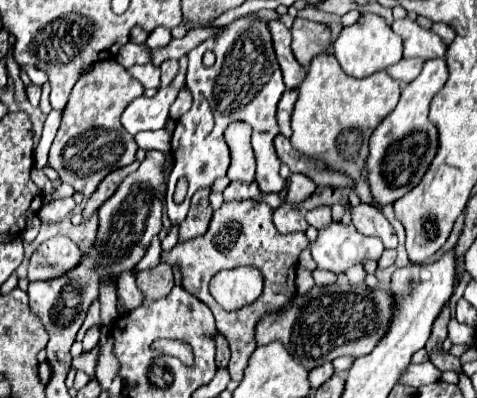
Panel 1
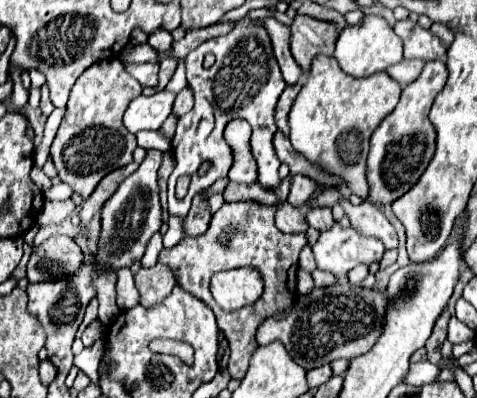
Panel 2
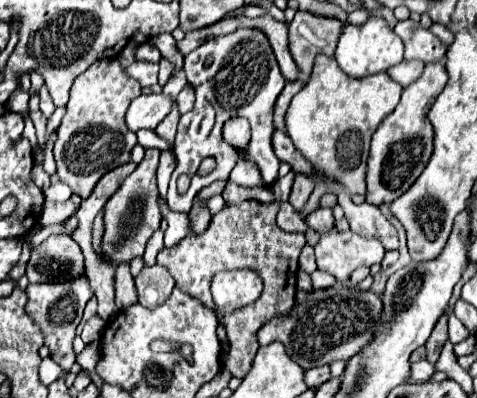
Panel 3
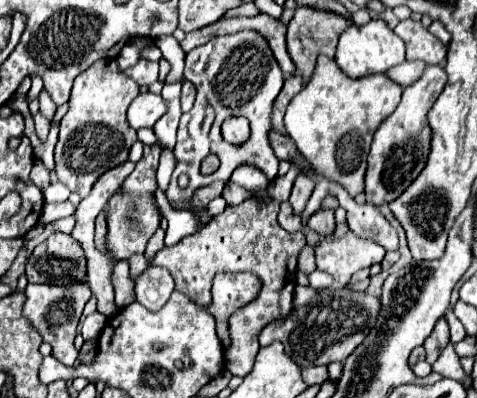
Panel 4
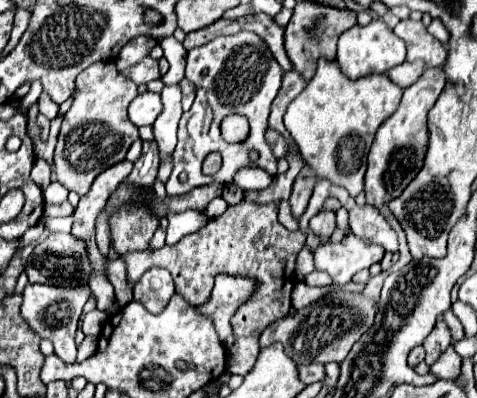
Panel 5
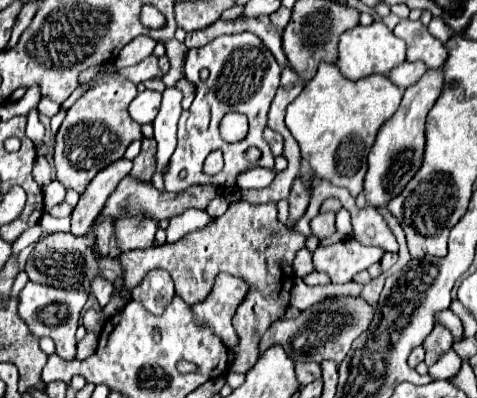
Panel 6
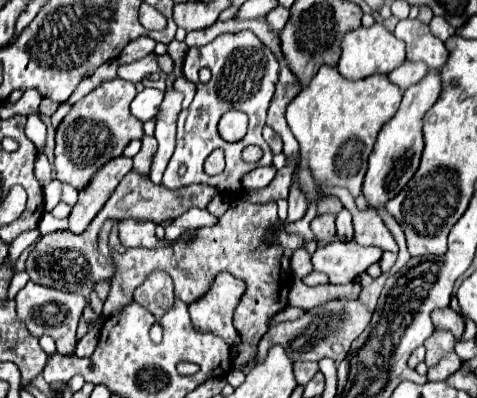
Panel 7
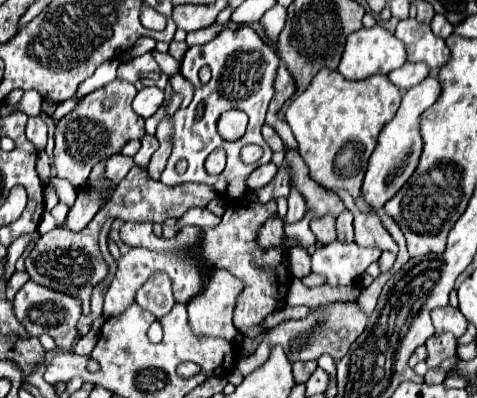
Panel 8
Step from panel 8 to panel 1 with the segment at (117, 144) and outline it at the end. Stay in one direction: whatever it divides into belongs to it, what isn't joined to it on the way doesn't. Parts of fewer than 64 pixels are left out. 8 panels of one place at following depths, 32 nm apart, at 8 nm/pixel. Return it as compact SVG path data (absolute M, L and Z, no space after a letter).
M114 60L96 62L92 72L80 76L62 112L62 124L48 156L48 166L60 174L62 182L74 186L76 192L90 196L112 170L124 168L134 162L138 146L134 138L124 132L120 114L134 98L142 96L142 92L144 86Z

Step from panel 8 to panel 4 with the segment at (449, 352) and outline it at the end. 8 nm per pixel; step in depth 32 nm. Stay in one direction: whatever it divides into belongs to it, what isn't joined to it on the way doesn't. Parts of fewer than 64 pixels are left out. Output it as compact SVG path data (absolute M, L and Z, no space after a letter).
M440 318L432 330L432 334L426 338L424 348L426 348L426 362L434 364L436 358L440 356L442 348L450 342L450 334L448 334L448 324L444 318Z

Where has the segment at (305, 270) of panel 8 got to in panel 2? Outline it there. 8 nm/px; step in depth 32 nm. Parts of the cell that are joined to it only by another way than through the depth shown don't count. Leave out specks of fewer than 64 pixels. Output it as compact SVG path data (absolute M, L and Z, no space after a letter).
M306 246L306 248L300 252L300 268L308 270L308 272L314 272L314 270L316 270L316 262L314 262L314 256L312 256L310 246Z

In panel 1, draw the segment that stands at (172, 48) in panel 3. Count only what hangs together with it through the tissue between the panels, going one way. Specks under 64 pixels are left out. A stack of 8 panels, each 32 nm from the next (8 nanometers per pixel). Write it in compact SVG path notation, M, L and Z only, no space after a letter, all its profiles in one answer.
M158 26L156 30L150 32L150 36L148 36L148 40L144 44L151 49L160 49L162 46L166 46L170 40L172 40L170 30L166 26Z

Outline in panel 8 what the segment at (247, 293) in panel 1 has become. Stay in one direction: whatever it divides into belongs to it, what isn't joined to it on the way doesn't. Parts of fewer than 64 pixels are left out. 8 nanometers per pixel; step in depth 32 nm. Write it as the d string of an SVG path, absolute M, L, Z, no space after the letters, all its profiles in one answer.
M216 270L210 274L204 292L200 292L200 296L194 296L188 302L188 316L190 316L190 328L198 334L198 336L220 336L228 342L238 340L238 330L232 324L232 310L236 306L236 298L242 292L244 284L242 280L234 278L228 270Z

